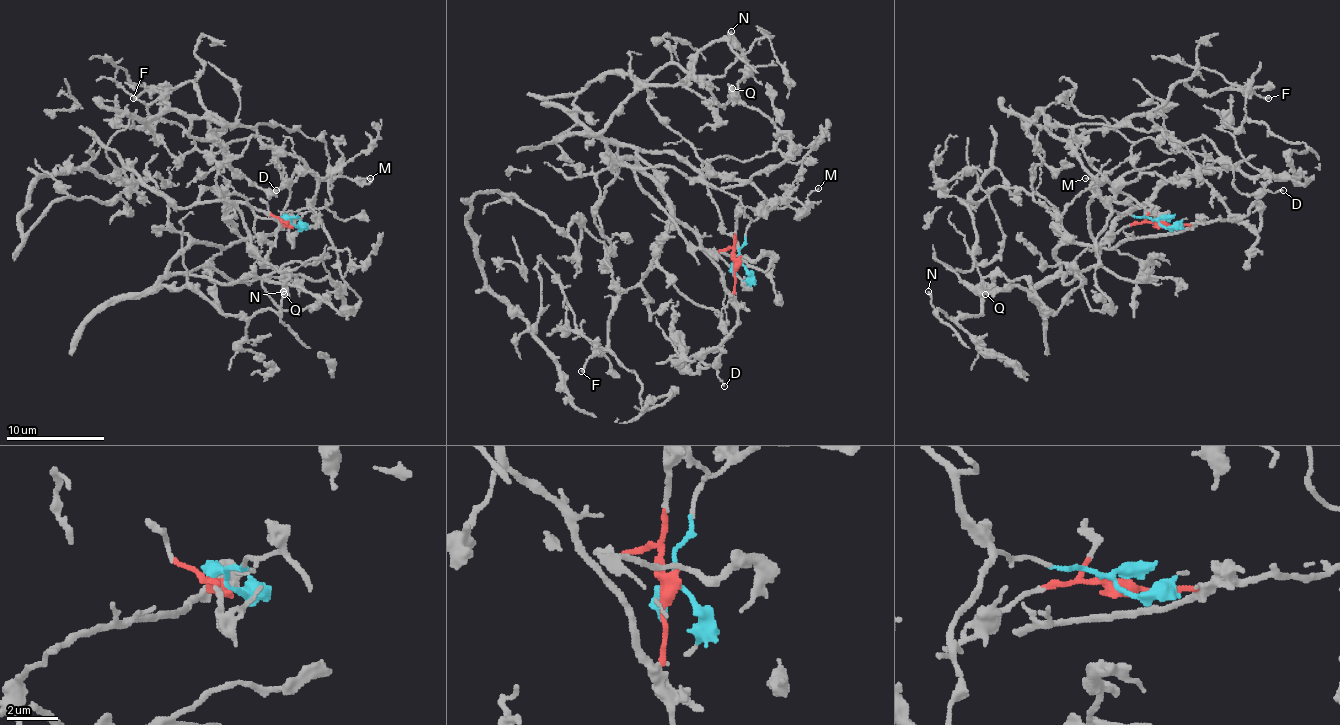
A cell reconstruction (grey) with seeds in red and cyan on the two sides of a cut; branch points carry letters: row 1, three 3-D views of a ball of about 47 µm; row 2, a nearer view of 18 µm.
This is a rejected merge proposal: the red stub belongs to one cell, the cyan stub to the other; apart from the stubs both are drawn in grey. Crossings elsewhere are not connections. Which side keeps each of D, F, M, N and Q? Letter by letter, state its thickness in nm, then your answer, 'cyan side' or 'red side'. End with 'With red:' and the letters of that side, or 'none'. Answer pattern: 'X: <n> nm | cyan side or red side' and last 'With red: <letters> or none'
D: 120 nm | cyan side
F: 180 nm | cyan side
M: 120 nm | cyan side
N: 160 nm | red side
Q: 400 nm | red side
With red: N, Q

